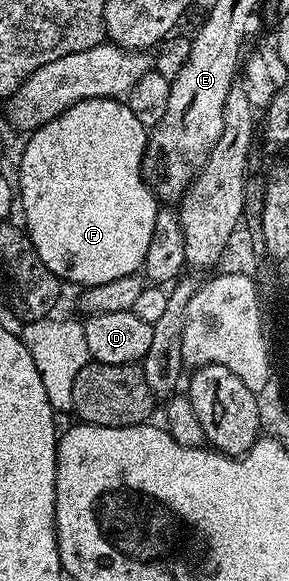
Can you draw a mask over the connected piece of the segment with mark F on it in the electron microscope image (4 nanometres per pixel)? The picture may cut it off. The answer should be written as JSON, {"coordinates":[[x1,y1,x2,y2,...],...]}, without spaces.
{"coordinates":[[90,98,70,106,58,118,46,122,41,128,27,137,24,144,24,153,20,156,20,184,18,180,18,208,24,211,23,227,26,229,28,236,32,239,34,250,38,250,38,258,61,282,68,280,72,284,80,284,81,289,98,286,100,283,111,282,116,278,123,278,126,275,139,273,144,267,146,258,146,249,150,246,150,234,154,234,154,218,158,211,158,201,155,194,152,193,145,180,140,167,144,161,144,151,148,145,149,133,134,118,134,110,128,108,127,103,120,98]]}

